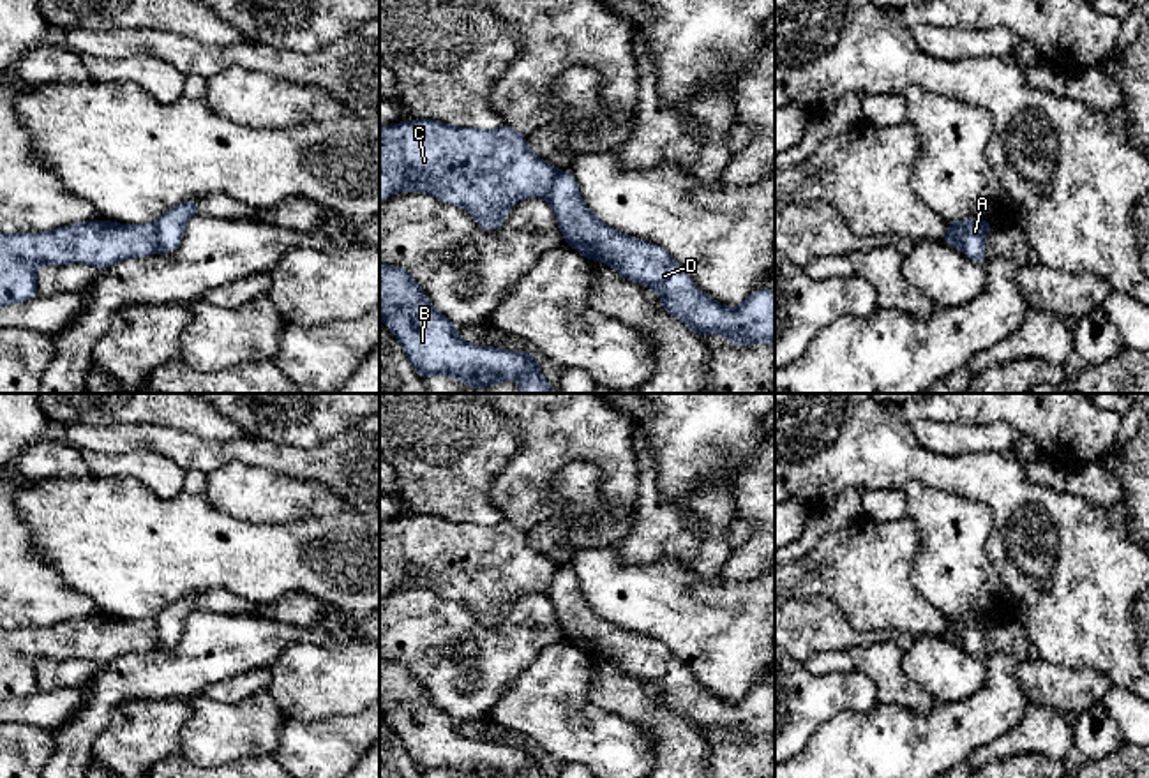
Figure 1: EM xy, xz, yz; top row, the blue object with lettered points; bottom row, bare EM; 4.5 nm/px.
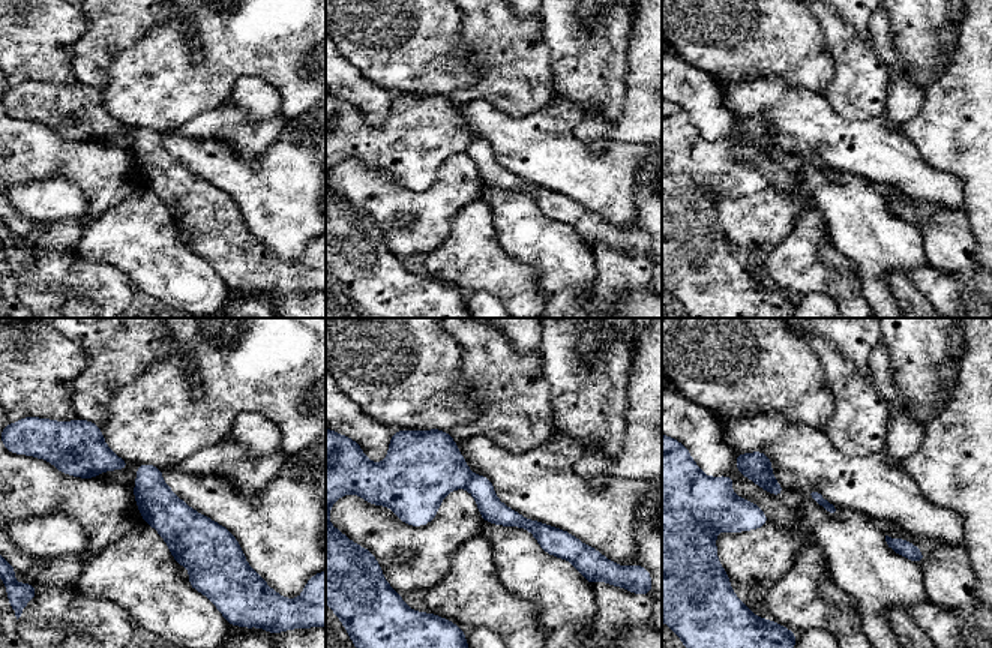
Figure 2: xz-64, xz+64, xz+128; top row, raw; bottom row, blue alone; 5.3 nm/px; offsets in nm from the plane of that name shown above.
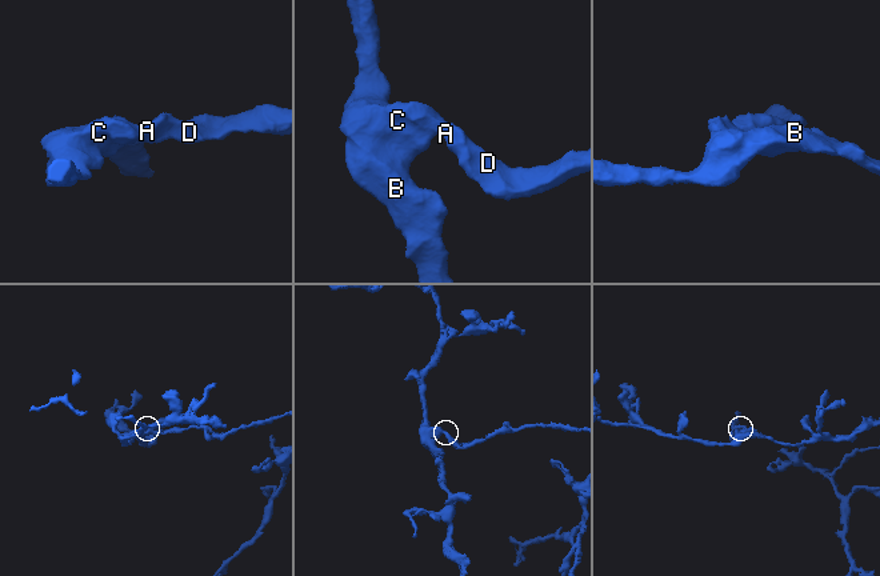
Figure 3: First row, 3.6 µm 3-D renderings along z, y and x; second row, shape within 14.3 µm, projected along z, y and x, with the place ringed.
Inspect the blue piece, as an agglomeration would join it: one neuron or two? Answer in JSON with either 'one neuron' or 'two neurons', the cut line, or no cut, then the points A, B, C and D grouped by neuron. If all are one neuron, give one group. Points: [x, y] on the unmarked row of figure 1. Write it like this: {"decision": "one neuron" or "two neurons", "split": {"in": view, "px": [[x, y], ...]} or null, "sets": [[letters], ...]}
{"decision": "two neurons", "split": {"in": "xy", "px": [[152, 620], [156, 646]]}, "sets": [["A", "D"], ["B", "C"]]}

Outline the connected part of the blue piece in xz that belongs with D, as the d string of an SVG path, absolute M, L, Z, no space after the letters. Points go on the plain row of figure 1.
M568 565L556 568L545 595L567 640L591 656L612 662L639 681L657 684L662 704L702 736L715 727L740 744L755 737L775 741L775 686L755 684L741 702L724 702L699 686L690 669L667 646L598 616Z

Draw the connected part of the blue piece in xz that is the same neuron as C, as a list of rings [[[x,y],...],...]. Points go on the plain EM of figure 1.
[[[431,513],[379,520],[379,596],[401,586],[436,589],[443,598],[473,610],[482,626],[496,626],[514,598],[545,593],[556,568],[558,565],[537,552],[528,535],[510,520],[471,524]]]

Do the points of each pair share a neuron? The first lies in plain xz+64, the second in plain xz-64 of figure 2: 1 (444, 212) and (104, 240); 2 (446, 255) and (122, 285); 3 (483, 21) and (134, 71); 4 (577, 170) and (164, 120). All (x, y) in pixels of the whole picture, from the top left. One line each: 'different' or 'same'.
1: different
2: different
3: different
4: different

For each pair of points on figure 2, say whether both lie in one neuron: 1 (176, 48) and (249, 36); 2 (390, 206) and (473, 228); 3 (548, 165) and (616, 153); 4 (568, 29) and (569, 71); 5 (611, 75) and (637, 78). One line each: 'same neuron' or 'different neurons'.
1: same neuron
2: different neurons
3: same neuron
4: same neuron
5: different neurons

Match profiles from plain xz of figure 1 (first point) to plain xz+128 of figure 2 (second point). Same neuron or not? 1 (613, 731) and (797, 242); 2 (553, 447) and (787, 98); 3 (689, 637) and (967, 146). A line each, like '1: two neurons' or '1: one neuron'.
1: one neuron
2: two neurons
3: two neurons

